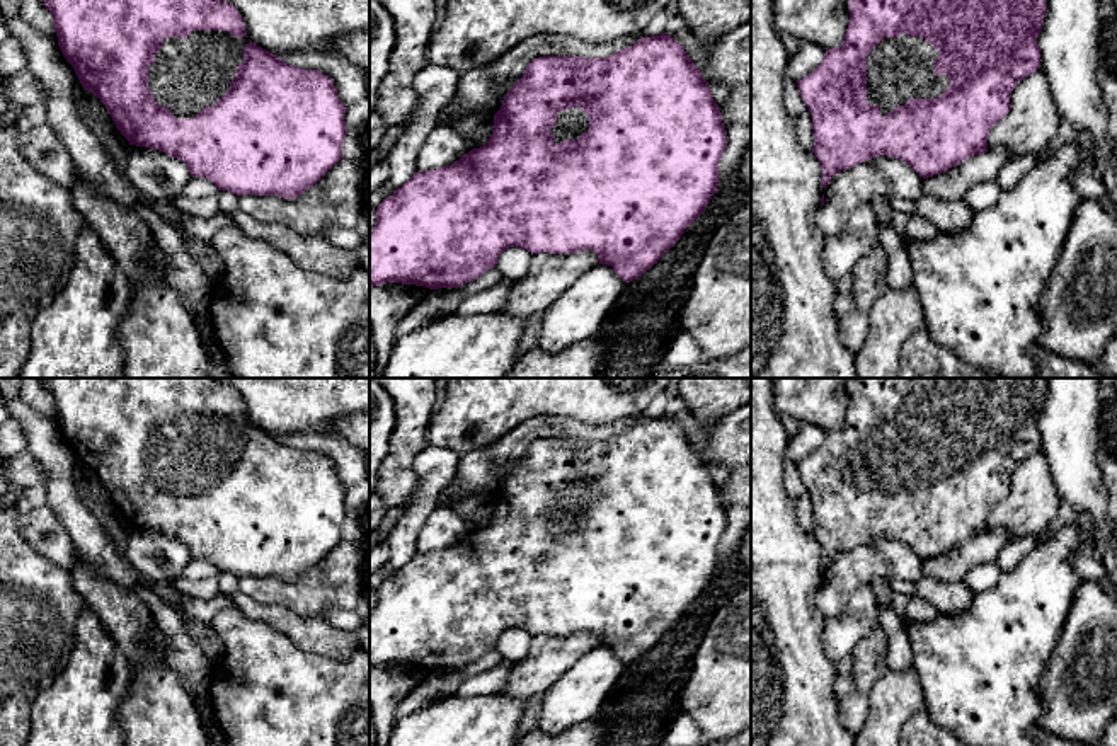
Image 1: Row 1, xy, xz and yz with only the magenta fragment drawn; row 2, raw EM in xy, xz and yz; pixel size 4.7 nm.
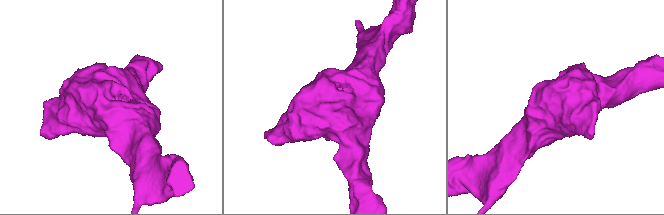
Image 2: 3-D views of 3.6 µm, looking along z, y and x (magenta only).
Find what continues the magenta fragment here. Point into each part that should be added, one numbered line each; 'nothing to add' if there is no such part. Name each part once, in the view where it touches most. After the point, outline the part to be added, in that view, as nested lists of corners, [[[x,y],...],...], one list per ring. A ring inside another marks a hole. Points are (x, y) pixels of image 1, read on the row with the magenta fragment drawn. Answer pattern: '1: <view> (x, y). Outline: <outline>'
1: xy (191, 72). Outline: [[[228,31],[165,37],[148,66],[148,90],[177,119],[194,119],[204,106],[215,106],[230,90],[249,43],[249,36],[233,37]]]

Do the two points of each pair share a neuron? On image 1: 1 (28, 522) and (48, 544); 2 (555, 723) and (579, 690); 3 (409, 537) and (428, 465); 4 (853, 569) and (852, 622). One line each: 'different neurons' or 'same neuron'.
1: same neuron
2: same neuron
3: same neuron
4: different neurons

